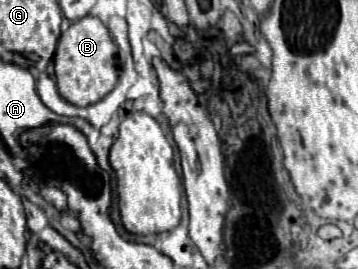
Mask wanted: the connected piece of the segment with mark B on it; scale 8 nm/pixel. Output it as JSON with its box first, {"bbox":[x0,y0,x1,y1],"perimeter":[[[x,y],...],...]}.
{"bbox":[54,17,120,107],"perimeter":[[[84,17],[68,27],[58,41],[54,55],[54,71],[60,95],[78,107],[88,107],[104,99],[120,77],[118,69],[118,45],[112,41],[108,27],[98,17]]]}

